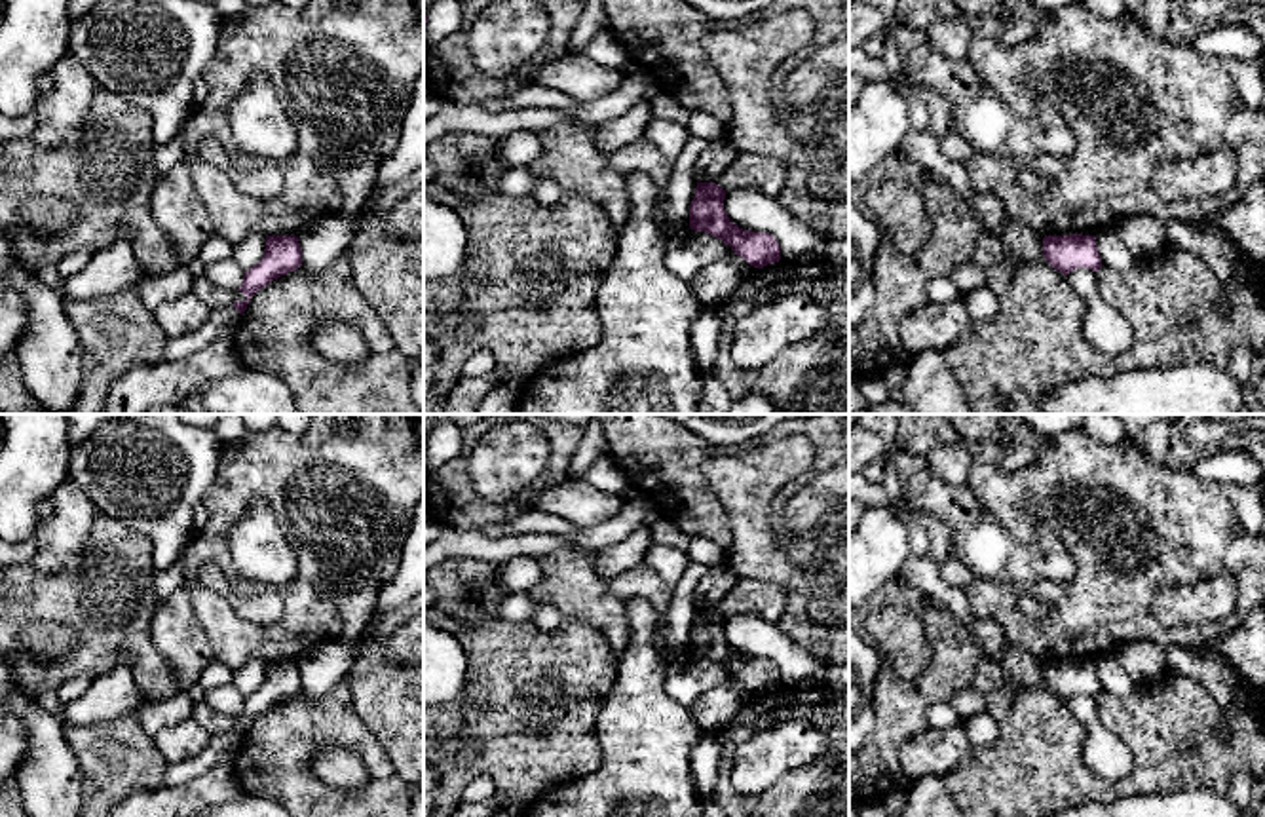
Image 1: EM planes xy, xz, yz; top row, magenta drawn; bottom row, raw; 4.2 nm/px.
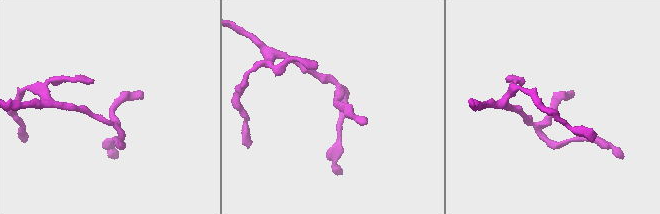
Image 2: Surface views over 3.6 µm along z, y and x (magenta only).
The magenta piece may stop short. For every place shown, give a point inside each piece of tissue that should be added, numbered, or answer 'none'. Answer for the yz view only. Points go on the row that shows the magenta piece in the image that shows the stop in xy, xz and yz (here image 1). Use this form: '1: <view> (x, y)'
none

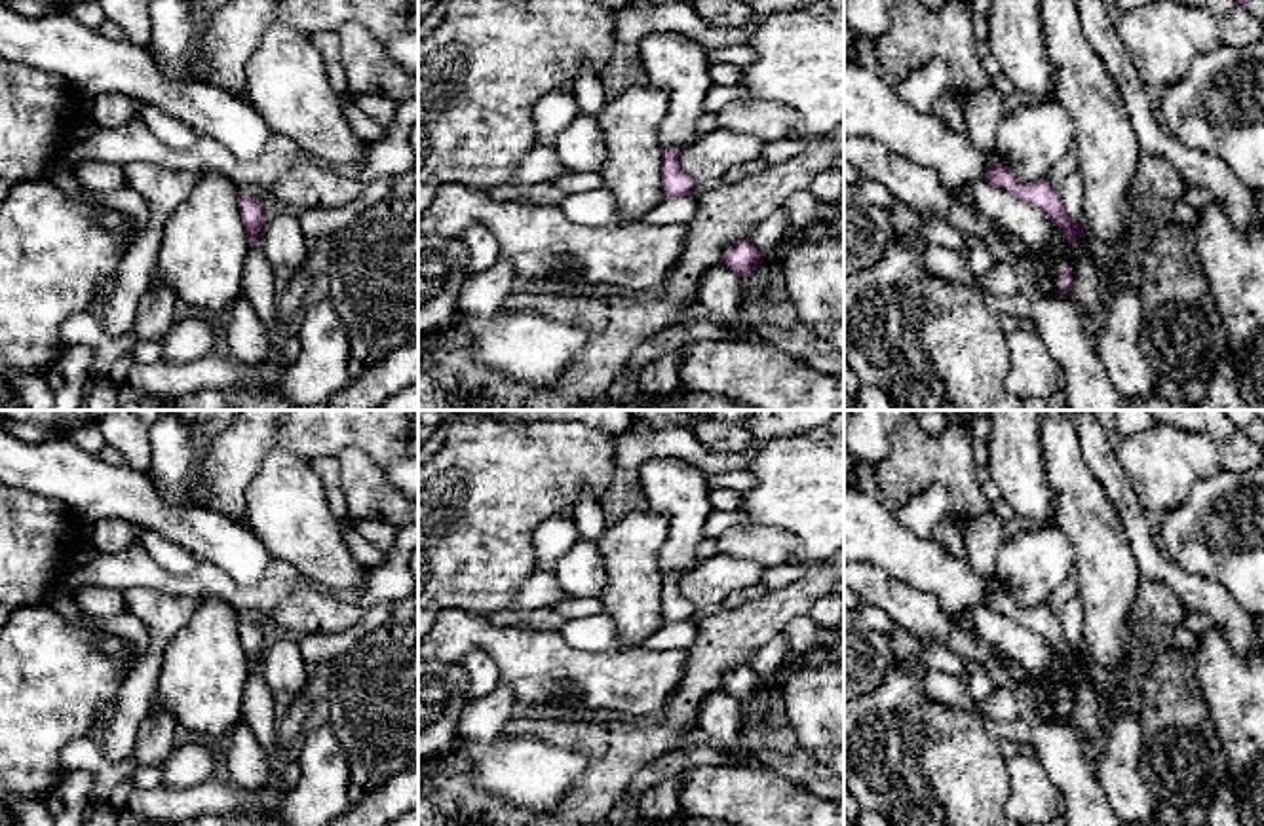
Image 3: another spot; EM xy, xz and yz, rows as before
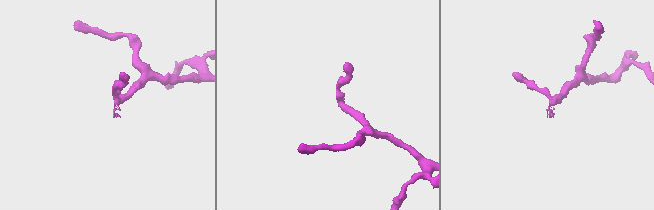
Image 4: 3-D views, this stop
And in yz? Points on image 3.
1: yz (1065, 261)

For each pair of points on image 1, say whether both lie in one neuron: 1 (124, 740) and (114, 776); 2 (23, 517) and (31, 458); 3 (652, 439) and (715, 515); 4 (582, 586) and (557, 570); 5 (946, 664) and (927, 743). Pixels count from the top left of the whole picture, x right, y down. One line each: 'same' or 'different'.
1: same
2: same
3: same
4: same
5: different

